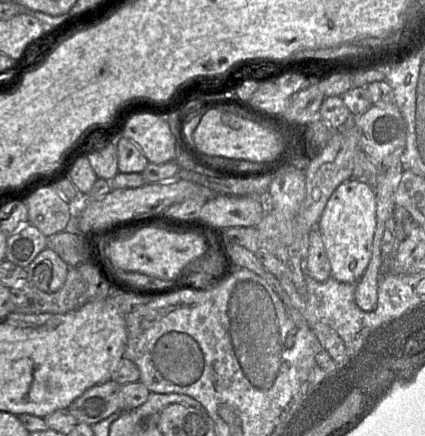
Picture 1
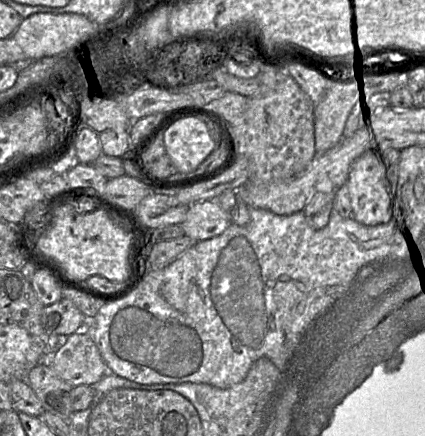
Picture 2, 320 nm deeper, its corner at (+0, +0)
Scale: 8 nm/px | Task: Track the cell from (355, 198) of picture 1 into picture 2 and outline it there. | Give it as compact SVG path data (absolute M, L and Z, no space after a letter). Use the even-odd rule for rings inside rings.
M365 152L351 164L346 180L351 203L351 217L366 226L375 226L391 213L391 200L387 187L387 159L380 152Z

